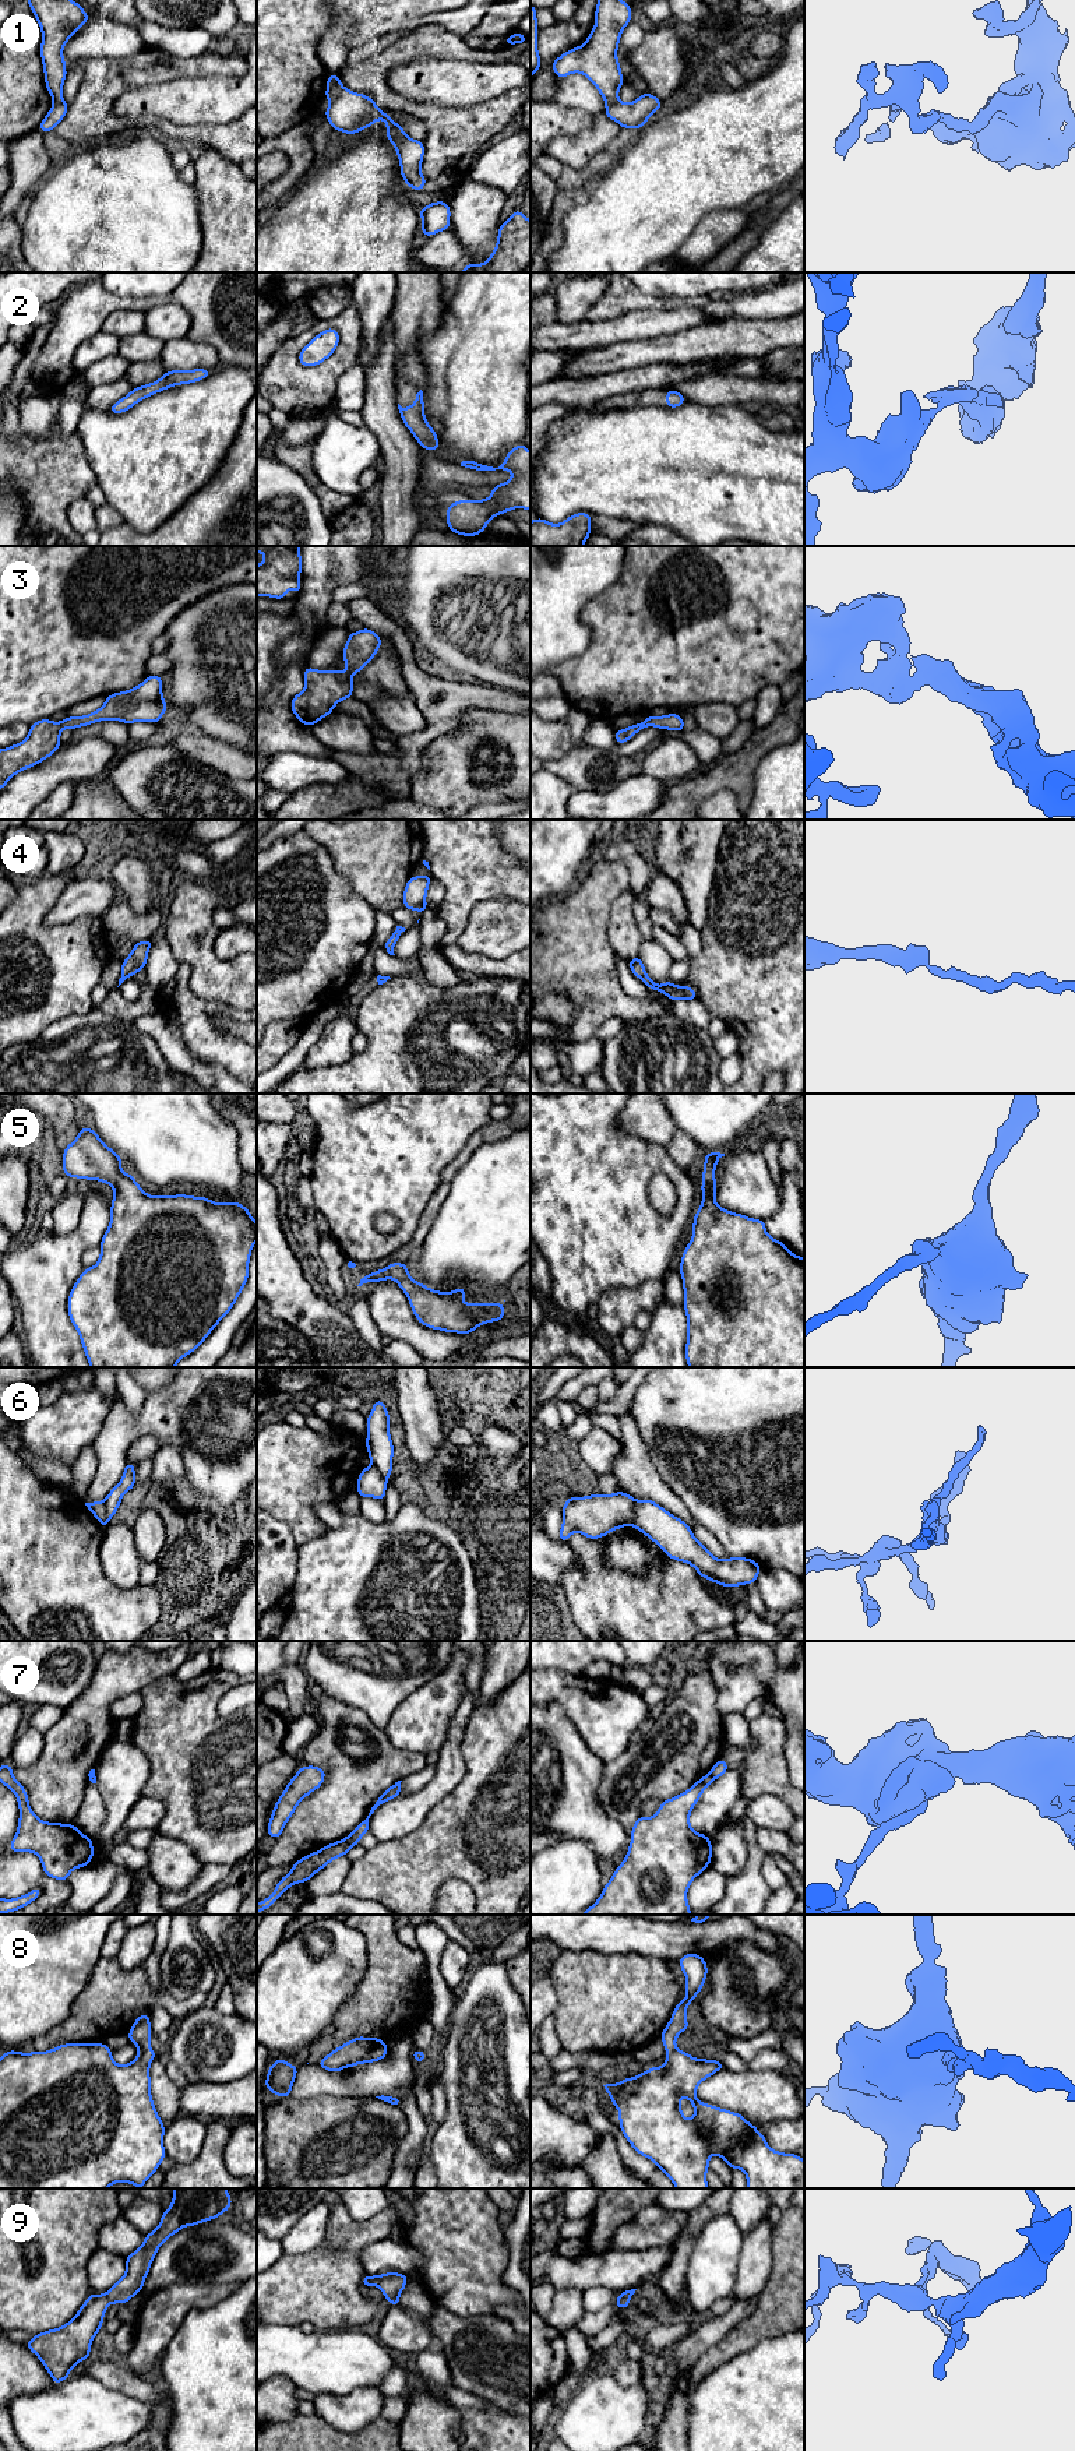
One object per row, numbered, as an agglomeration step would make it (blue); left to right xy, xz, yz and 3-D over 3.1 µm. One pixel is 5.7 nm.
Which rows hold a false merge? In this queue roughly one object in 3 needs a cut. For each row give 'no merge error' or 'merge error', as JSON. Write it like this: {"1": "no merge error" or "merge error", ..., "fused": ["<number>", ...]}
{"1": "merge error", "2": "no merge error", "3": "no merge error", "4": "no merge error", "5": "no merge error", "6": "merge error", "7": "merge error", "8": "no merge error", "9": "no merge error", "fused": ["1", "6", "7"]}

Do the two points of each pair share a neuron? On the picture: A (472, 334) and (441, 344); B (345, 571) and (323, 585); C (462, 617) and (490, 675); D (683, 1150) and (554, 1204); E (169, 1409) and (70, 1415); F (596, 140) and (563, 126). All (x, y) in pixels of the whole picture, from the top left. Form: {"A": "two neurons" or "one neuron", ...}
{"A": "one neuron", "B": "one neuron", "C": "one neuron", "D": "two neurons", "E": "two neurons", "F": "two neurons"}

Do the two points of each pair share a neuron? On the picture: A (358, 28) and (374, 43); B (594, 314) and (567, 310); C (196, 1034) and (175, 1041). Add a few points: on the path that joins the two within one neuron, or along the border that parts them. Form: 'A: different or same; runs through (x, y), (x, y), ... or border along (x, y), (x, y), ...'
A: different; border along (391, 32), (374, 35), (351, 49)
B: different; border along (606, 286), (606, 291), (584, 319)
C: different; border along (162, 1011), (178, 1027), (184, 1046), (204, 1062)

